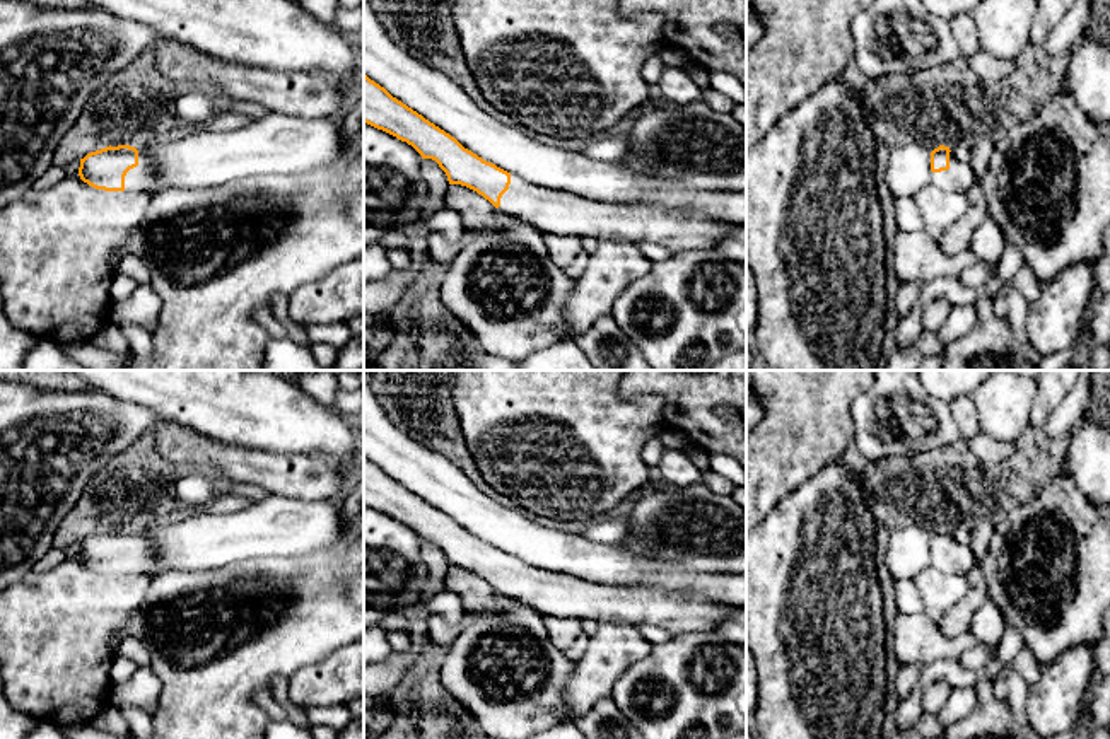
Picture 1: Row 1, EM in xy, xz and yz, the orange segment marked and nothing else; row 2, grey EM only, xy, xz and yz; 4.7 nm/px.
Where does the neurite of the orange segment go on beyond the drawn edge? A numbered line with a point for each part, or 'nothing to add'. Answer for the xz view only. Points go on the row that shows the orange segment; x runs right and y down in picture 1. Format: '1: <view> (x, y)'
1: xz (554, 212)

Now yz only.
1: yz (960, 178)

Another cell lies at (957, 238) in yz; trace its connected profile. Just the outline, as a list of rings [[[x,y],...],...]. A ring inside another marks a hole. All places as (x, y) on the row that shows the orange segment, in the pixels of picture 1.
[[[977,183],[968,191],[968,208],[961,218],[944,230],[939,249],[946,256],[956,256],[970,247],[970,239],[975,229],[989,217],[989,208],[984,201],[984,191]]]

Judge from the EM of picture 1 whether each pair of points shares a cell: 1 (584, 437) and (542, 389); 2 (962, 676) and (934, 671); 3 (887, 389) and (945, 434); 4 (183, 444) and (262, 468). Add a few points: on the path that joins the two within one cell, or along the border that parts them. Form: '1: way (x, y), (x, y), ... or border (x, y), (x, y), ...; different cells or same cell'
1: way (576, 425), (552, 401); same cell
2: way (955, 673), (941, 671); same cell
3: way (904, 405), (911, 412), (933, 412), (938, 417); same cell
4: way (202, 451), (216, 453), (236, 465), (243, 465); same cell

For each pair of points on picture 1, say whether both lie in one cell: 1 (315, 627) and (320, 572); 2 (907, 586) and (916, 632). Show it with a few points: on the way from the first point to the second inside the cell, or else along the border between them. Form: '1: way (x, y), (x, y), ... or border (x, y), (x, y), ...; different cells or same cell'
1: way (315, 613), (315, 586); same cell
2: border (900, 611), (909, 615), (921, 613); different cells

